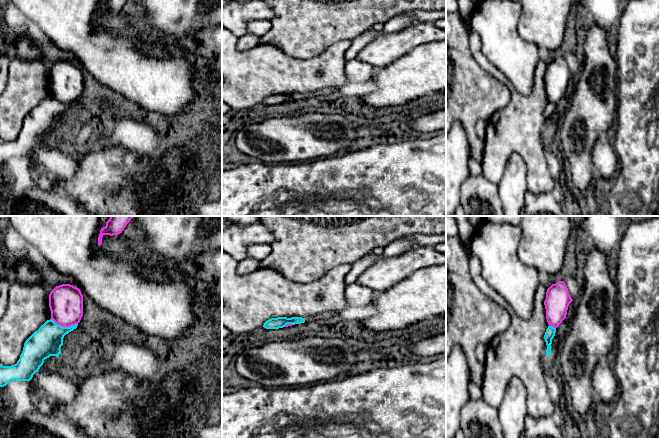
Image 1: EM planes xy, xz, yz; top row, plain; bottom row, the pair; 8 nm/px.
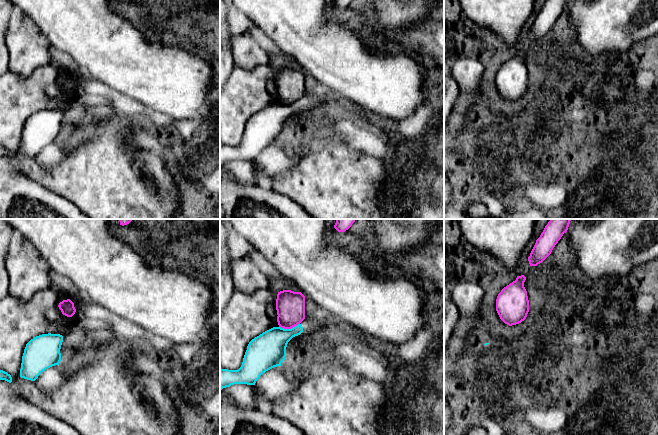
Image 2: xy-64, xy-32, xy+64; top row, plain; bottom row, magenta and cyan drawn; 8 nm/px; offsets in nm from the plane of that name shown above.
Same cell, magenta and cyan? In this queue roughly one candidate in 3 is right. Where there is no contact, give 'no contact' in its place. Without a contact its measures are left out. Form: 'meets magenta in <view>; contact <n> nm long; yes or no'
meets magenta in xy; contact 220 nm long; no

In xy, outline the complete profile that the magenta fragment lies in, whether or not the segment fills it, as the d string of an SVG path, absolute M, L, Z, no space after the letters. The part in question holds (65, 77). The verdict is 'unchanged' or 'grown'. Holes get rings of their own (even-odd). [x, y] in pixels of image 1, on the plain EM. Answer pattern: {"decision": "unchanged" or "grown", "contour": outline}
{"decision": "unchanged", "contour": "M62 60L49 70L51 95L62 103L78 100L83 92L83 71L79 64Z"}

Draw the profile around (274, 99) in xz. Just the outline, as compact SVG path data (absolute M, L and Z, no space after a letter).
M277 93L277 94L271 94L267 96L263 103L266 105L279 105L285 103L287 100L301 100L305 98L305 94L302 93Z

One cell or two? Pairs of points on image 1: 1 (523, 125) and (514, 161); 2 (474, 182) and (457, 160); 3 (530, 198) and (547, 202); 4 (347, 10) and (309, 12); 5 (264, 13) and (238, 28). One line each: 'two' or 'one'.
1: two
2: two
3: one
4: one
5: one

